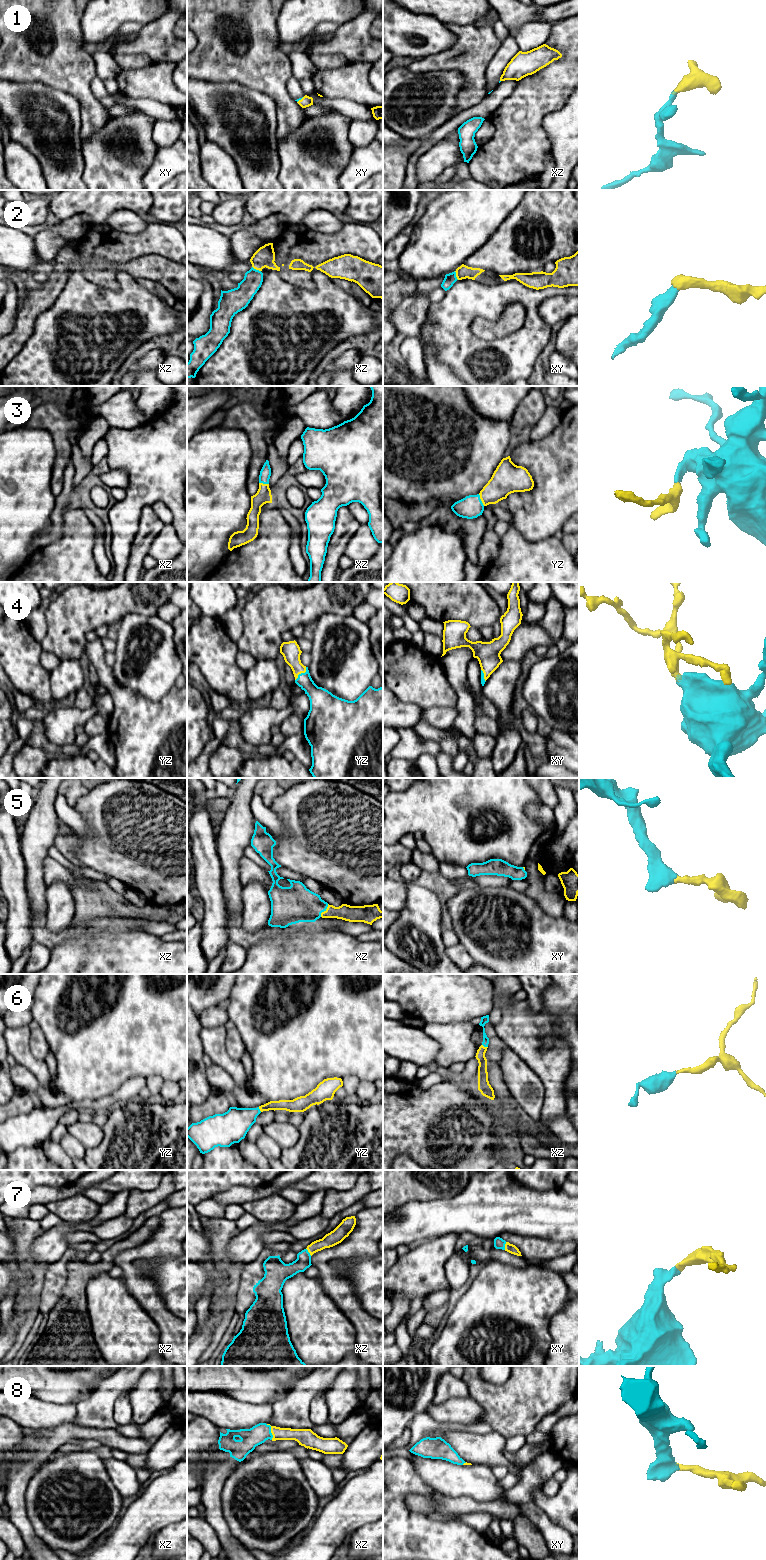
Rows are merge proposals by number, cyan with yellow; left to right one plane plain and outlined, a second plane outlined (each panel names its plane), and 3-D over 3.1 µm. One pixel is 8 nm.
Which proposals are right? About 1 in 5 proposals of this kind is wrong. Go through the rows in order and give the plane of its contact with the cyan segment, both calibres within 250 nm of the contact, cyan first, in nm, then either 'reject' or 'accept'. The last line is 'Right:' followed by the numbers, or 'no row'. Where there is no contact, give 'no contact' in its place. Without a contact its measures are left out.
1: contact in xy; calibres 20 and 90 nm; accept
2: contact in xz; calibres 160 and 160 nm; accept
3: contact in yz; calibres 180 and 220 nm; accept
4: contact in yz; calibres 160 and 150 nm; accept
5: contact in xz; calibres 300 and 130 nm; accept
6: contact in xz; calibres 60 and 80 nm; accept
7: contact in xy; calibres 90 and 70 nm; accept
8: contact in xz; calibres 160 and 110 nm; accept
Right: 1, 2, 3, 4, 5, 6, 7, 8

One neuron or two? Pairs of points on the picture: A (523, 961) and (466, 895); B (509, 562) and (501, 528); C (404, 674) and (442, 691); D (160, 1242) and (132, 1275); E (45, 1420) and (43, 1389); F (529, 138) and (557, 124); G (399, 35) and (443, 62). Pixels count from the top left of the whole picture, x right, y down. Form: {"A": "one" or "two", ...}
{"A": "one", "B": "two", "C": "one", "D": "one", "E": "two", "F": "two", "G": "two"}

